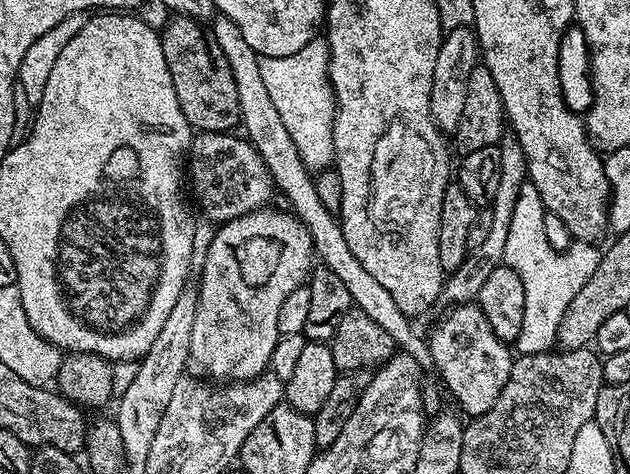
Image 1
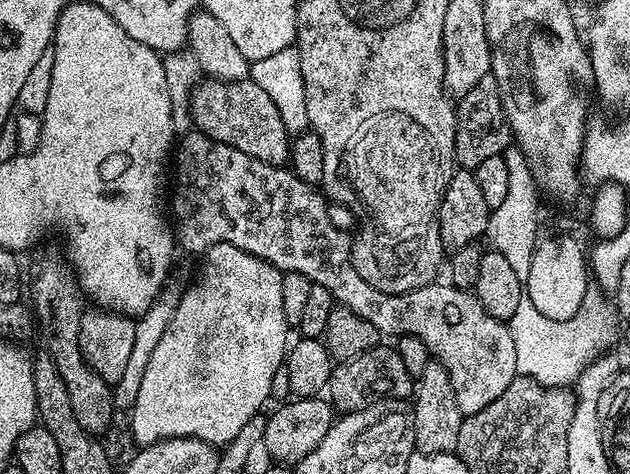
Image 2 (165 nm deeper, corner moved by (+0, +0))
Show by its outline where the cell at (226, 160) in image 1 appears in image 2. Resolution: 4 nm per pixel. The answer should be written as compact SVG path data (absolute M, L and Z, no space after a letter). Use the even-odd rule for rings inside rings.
M195 130L179 137L174 148L174 160L175 156L176 189L172 192L170 216L174 221L174 240L179 247L181 244L188 252L203 254L219 244L238 246L238 250L246 250L270 262L283 273L306 274L313 284L326 286L339 307L354 310L358 318L366 318L366 322L370 322L381 337L416 335L426 344L434 359L446 366L450 386L454 386L454 402L458 402L458 410L464 417L486 410L486 406L490 406L490 402L500 397L502 390L516 380L518 373L512 332L505 321L494 318L494 314L486 314L486 306L482 306L475 291L456 288L451 282L433 282L409 292L383 292L370 286L370 282L354 270L352 240L332 221L328 213L329 201L287 167L250 158L250 154L242 154L242 150L211 140L206 134Z

